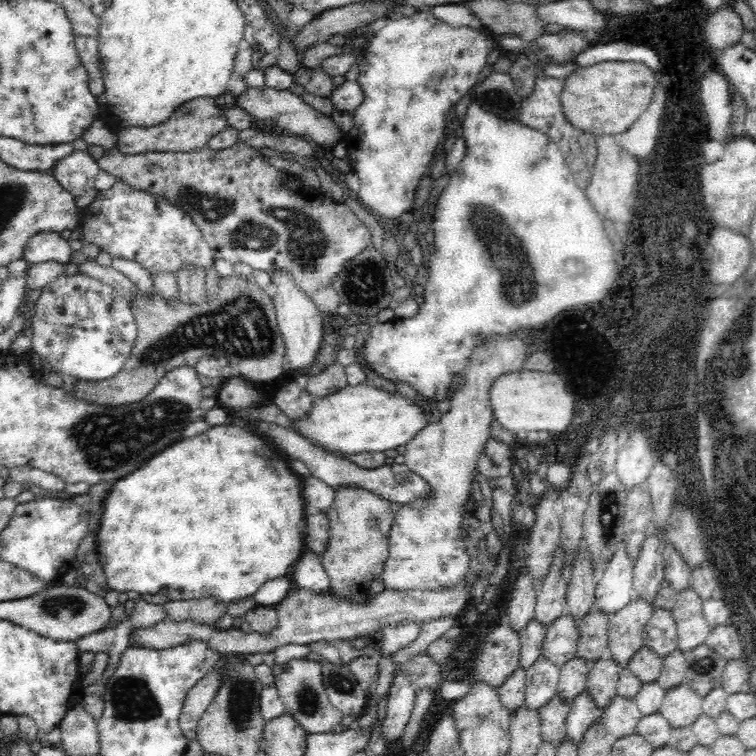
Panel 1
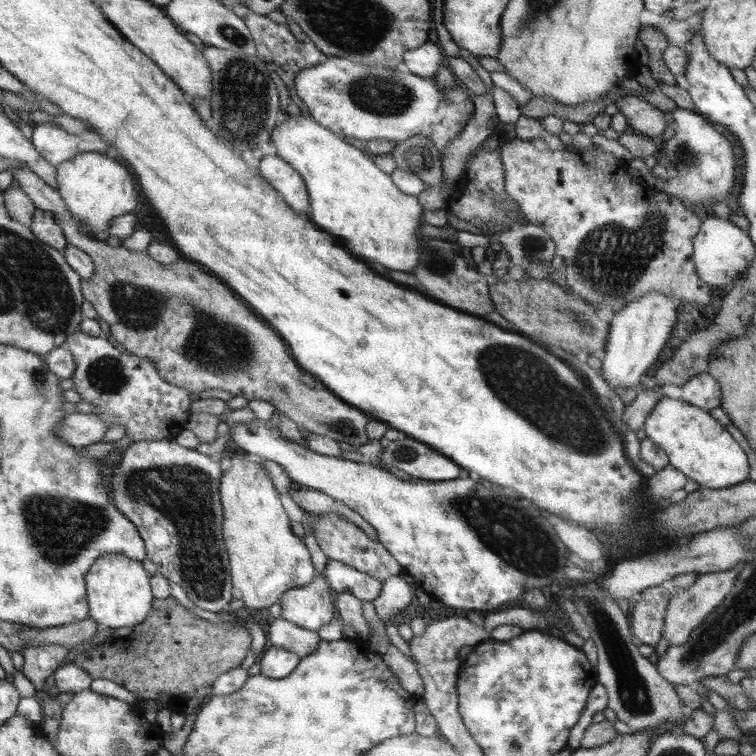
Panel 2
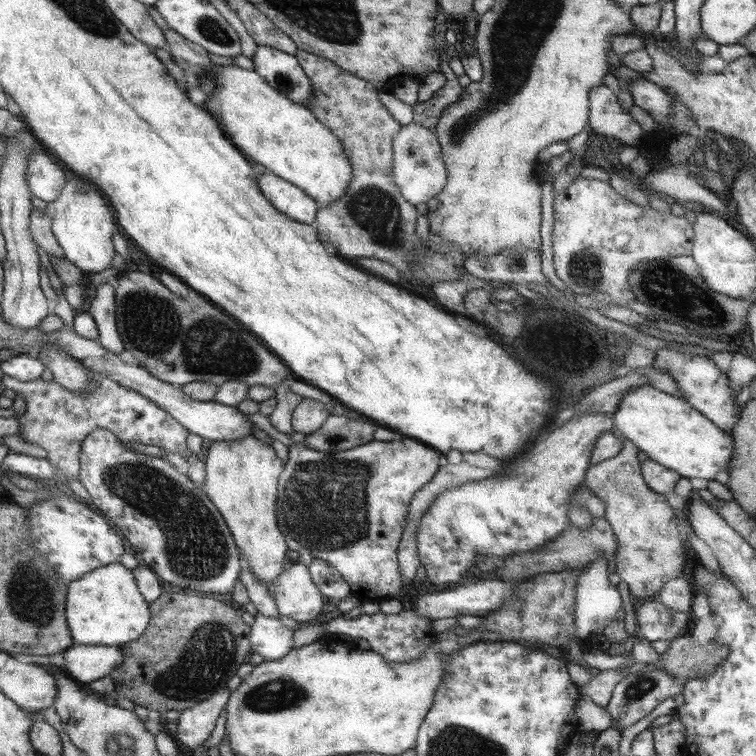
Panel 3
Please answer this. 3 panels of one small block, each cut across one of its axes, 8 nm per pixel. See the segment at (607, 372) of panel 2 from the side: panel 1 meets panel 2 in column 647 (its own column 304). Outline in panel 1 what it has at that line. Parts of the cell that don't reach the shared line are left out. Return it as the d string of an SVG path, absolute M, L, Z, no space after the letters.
M276 274L271 280L276 285L276 294L272 296L275 304L276 321L280 327L280 333L284 337L285 354L290 360L291 368L294 370L306 370L314 364L314 358L320 350L324 330L322 329L323 313L318 307L297 287L297 284L289 278L288 274Z

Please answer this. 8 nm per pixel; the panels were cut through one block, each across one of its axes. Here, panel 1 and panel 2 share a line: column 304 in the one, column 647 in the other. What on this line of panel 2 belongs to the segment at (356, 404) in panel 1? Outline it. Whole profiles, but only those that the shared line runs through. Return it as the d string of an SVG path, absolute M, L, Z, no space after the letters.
M660 397L643 424L646 436L669 456L669 466L705 489L725 489L749 480L746 452L710 412L688 402Z

